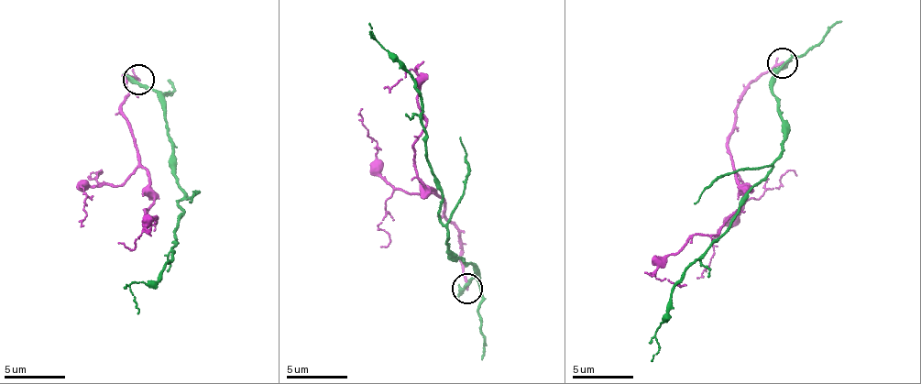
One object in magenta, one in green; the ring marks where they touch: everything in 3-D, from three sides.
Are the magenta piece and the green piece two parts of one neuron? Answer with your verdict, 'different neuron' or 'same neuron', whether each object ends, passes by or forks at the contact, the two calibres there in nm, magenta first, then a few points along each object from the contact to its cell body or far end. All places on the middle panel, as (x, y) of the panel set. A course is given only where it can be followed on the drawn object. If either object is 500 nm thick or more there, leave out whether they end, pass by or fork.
different neuron | magenta ends | green passes by | 240/280 nm | magenta via (465, 289), (464, 247), (415, 163), (412, 148), (425, 116), (416, 74), (385, 88) | green via (465, 289), (475, 270), (444, 243), (437, 213), (443, 195), (425, 153), (412, 75), (369, 35), (367, 23)

